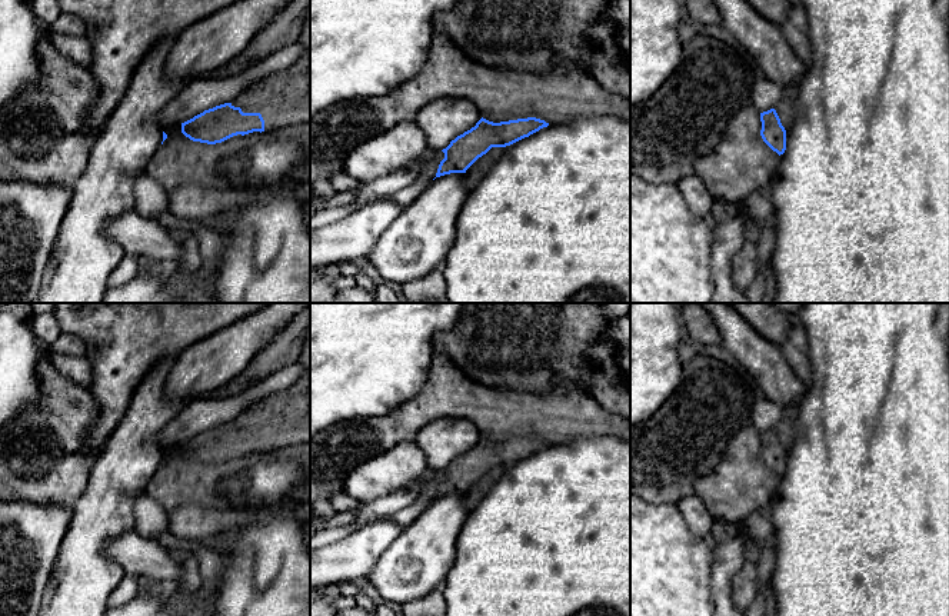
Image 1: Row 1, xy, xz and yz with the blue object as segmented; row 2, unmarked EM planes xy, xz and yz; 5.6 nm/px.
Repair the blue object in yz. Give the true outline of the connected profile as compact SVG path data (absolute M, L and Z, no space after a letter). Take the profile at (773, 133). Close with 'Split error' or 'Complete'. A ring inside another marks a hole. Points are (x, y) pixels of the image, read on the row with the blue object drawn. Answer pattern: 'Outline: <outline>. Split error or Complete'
Outline: M775 109L760 113L763 141L779 156L786 150L786 130Z. Complete

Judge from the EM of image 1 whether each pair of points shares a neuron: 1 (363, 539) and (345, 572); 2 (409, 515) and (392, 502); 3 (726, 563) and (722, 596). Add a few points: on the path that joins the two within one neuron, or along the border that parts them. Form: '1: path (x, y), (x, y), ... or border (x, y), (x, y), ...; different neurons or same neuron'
1: path (362, 548), (346, 563); same neuron
2: border (425, 485), (422, 492), (408, 506), (370, 520); different neurons
3: path (723, 572), (722, 588); same neuron

